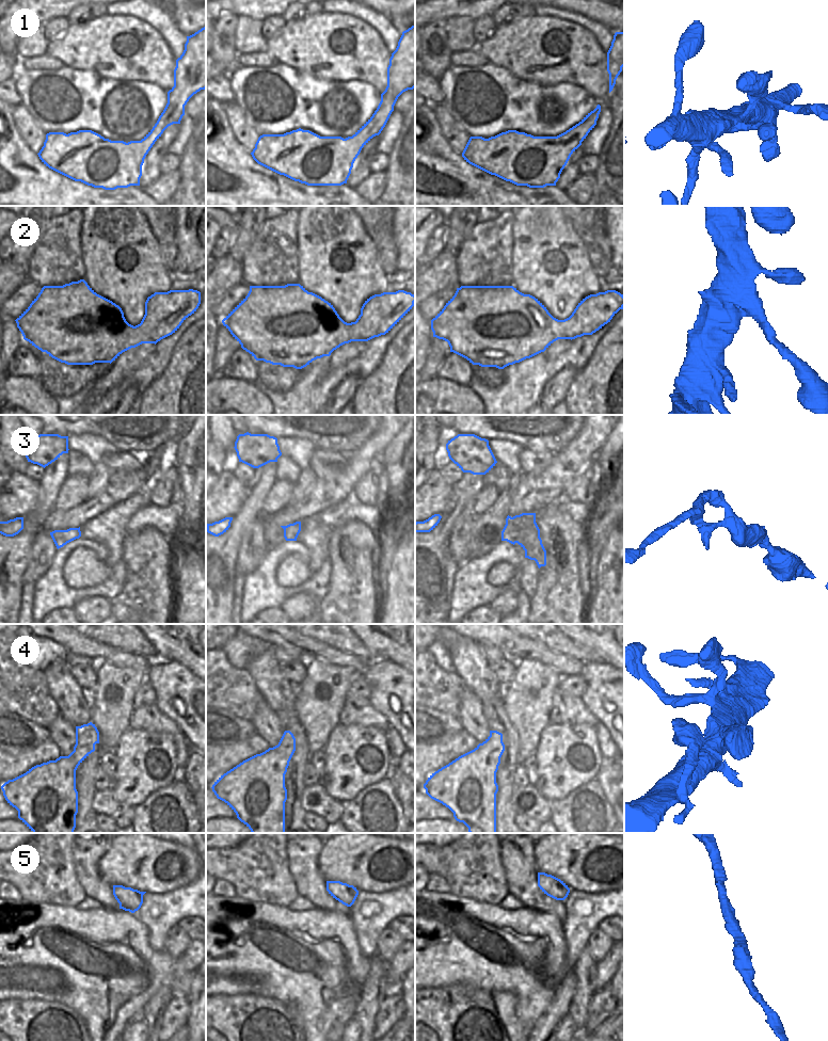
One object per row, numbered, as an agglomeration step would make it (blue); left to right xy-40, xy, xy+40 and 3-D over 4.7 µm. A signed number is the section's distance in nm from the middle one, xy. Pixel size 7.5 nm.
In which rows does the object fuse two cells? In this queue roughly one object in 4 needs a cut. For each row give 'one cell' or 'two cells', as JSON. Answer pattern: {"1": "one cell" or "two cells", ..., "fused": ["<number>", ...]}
{"1": "one cell", "2": "one cell", "3": "one cell", "4": "one cell", "5": "one cell", "fused": []}

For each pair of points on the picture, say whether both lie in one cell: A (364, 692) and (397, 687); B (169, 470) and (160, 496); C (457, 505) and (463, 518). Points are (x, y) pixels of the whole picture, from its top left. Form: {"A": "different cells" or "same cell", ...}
{"A": "different cells", "B": "same cell", "C": "different cells"}

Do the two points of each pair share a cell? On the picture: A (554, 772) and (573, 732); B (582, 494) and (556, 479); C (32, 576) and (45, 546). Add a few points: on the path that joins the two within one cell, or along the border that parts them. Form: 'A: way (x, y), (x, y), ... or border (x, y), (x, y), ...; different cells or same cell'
A: way (563, 763), (568, 749), (573, 741); same cell
B: border (584, 466), (566, 486), (562, 497); different cells
C: way (35, 569), (42, 554); same cell

